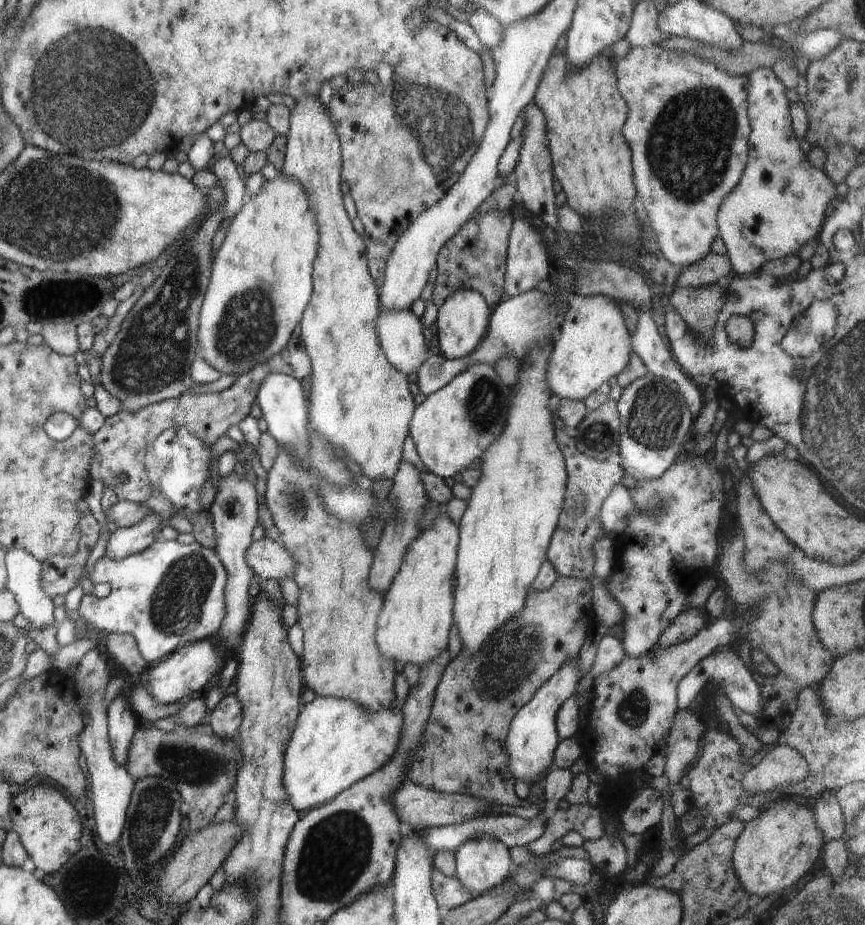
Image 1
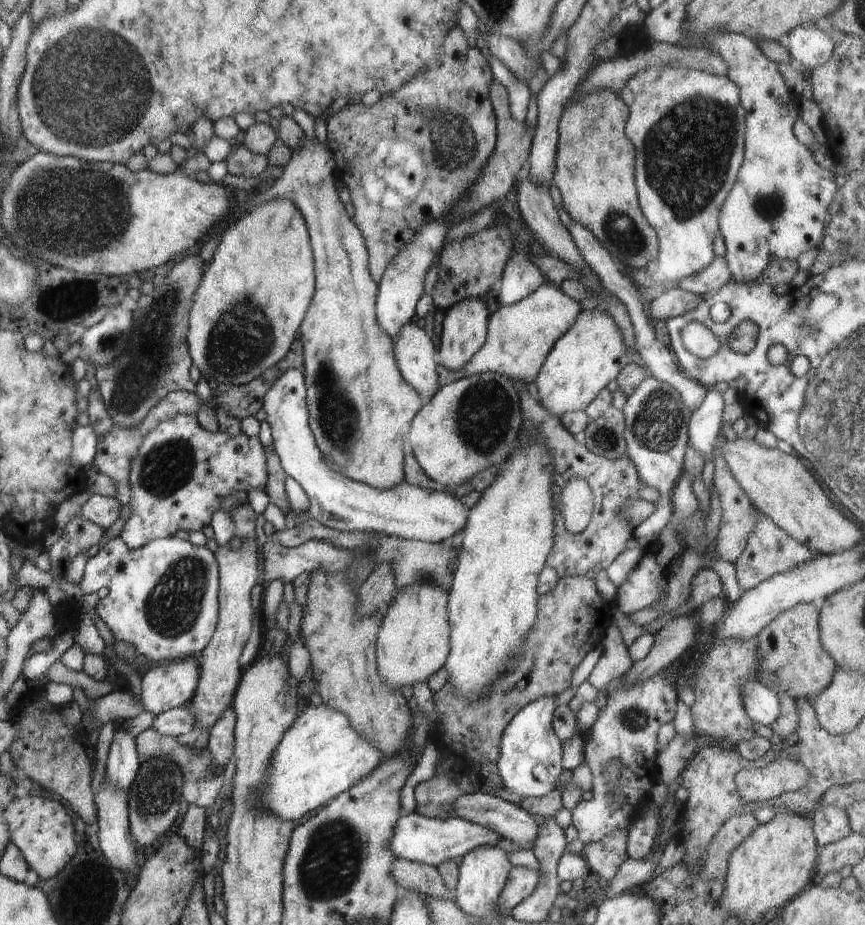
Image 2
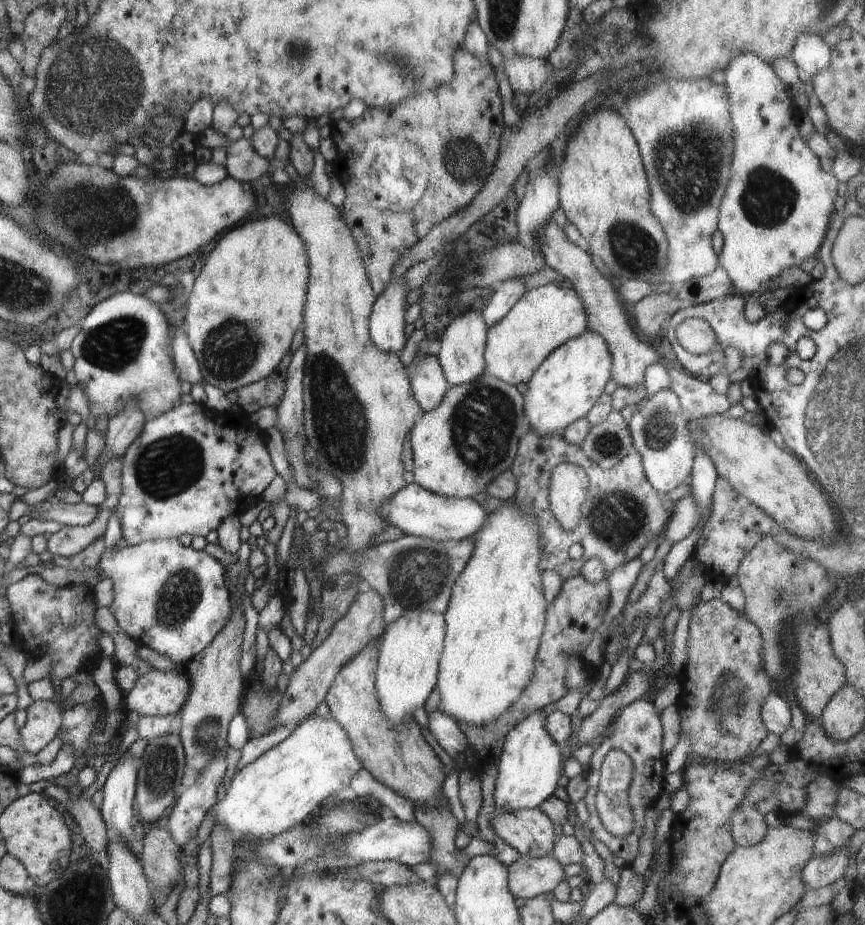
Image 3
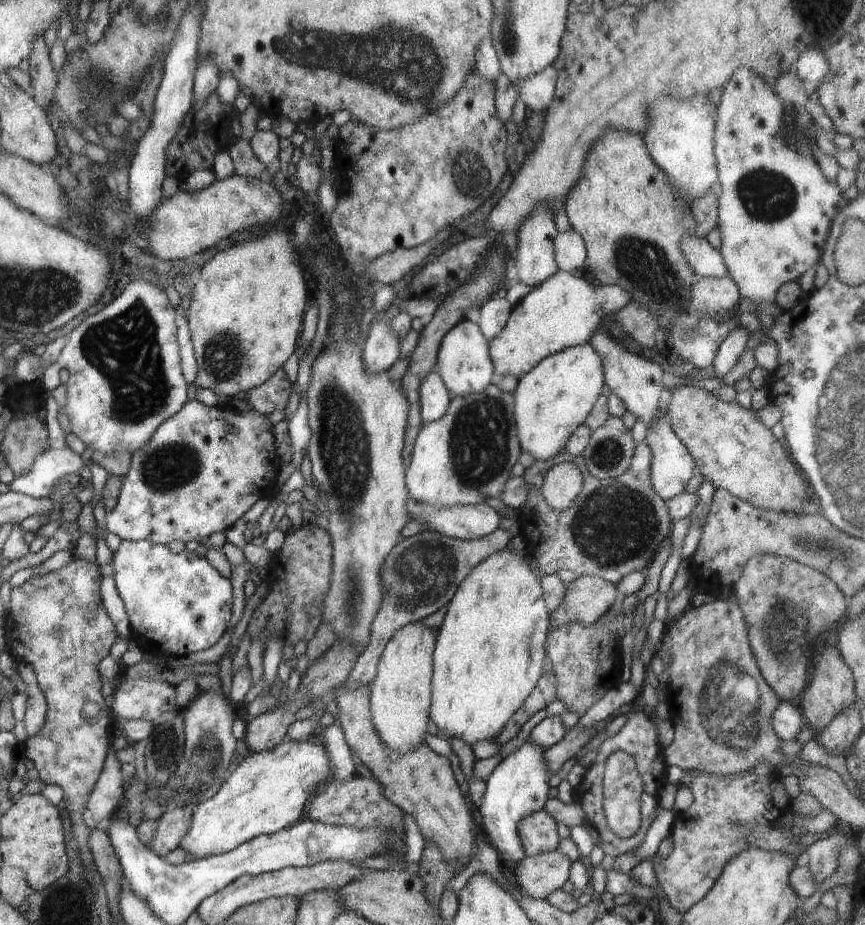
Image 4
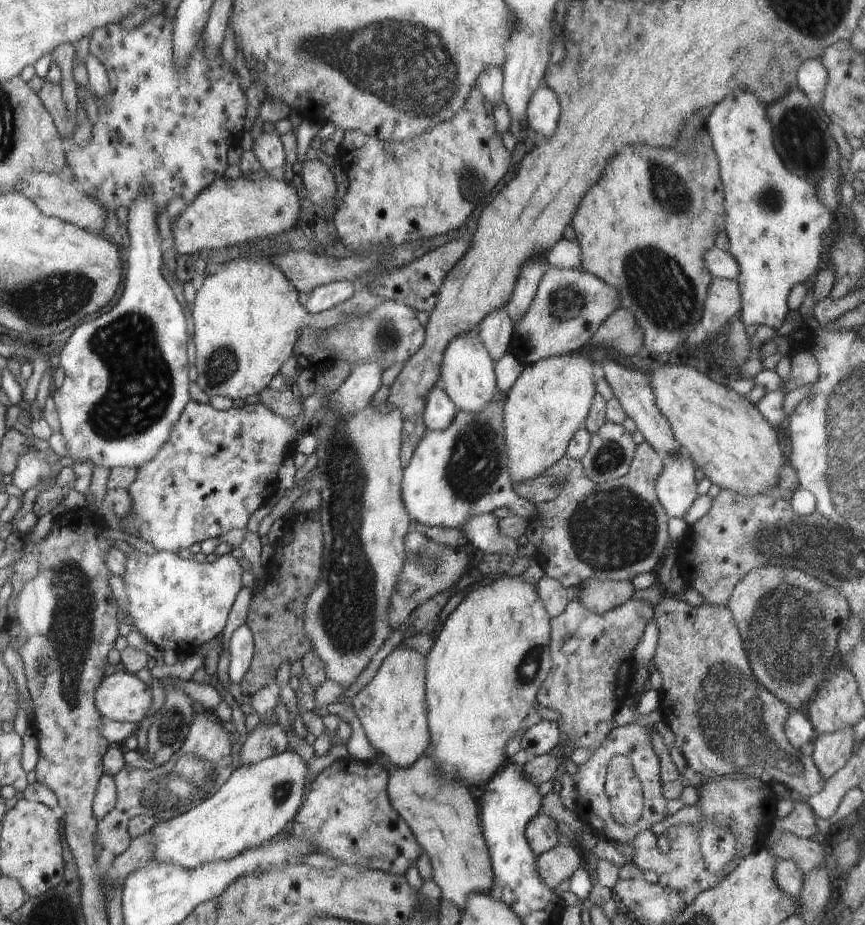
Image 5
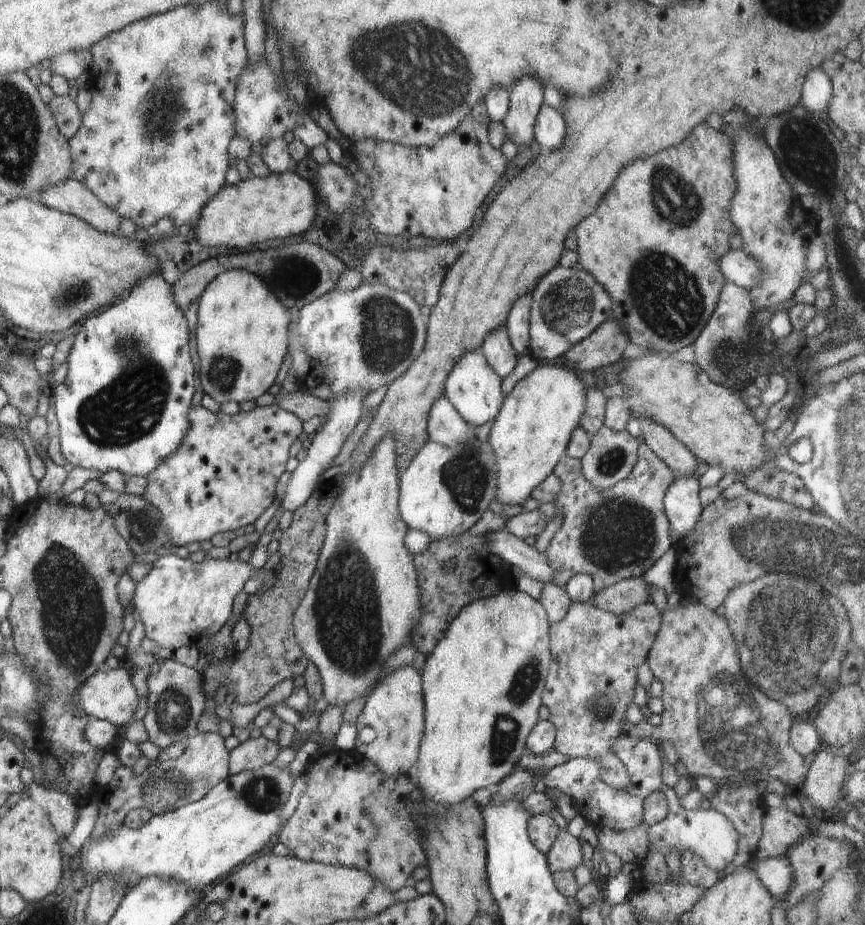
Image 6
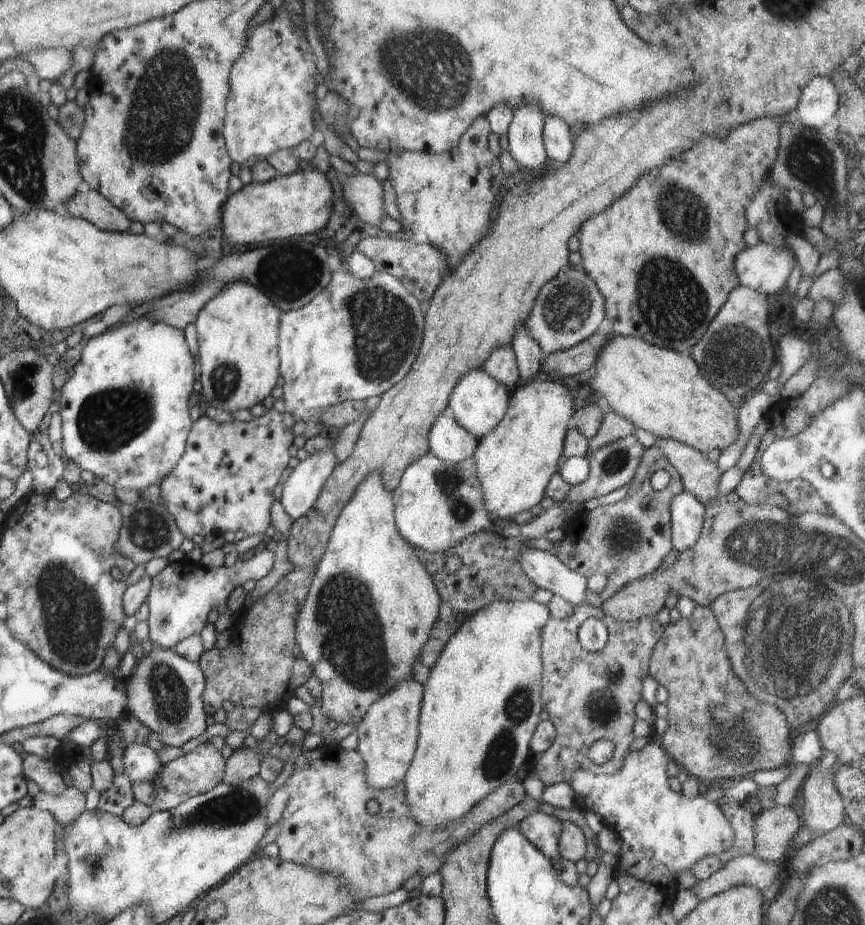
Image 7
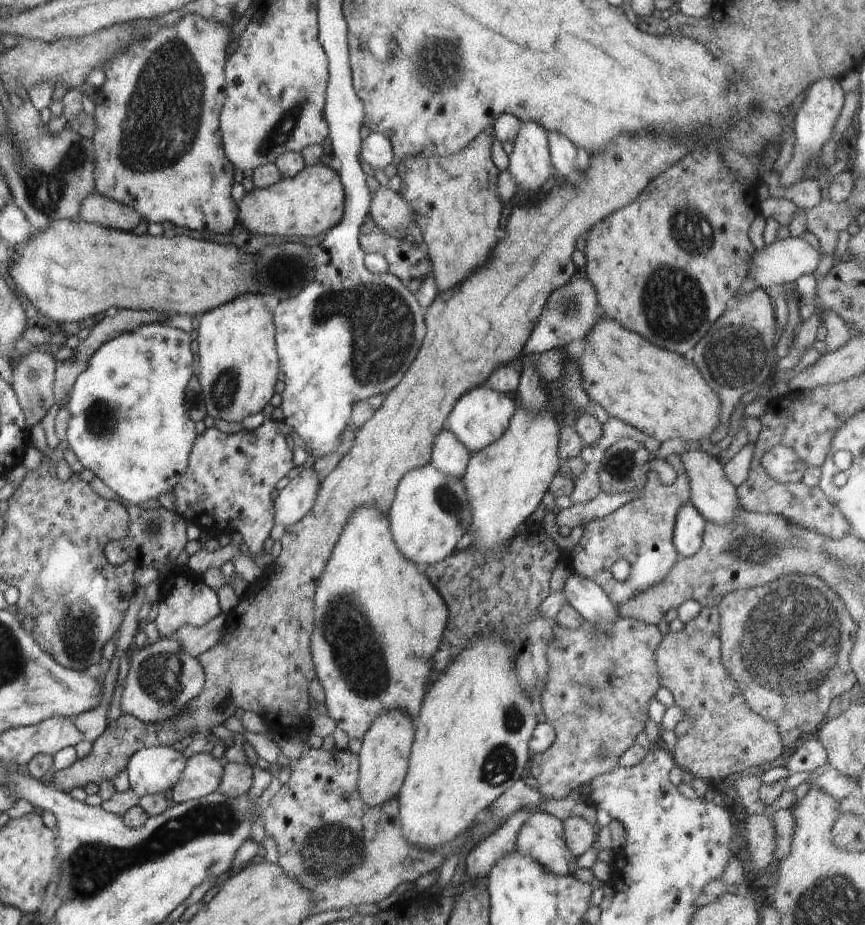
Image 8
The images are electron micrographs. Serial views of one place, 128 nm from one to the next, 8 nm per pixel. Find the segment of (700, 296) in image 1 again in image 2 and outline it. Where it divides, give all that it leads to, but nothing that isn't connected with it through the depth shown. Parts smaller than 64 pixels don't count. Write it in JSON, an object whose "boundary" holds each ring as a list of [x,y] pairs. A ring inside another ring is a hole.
{"boundary":[[[677,285],[663,289],[662,296],[654,298],[647,304],[653,322],[672,319],[692,311],[703,297],[696,297],[694,294],[681,290]]]}

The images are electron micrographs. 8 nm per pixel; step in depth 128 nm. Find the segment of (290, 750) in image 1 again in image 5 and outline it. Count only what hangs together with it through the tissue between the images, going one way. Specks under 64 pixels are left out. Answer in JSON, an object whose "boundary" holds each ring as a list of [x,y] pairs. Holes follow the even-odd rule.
{"boundary":[[[290,749],[256,764],[238,767],[214,796],[181,815],[159,820],[154,825],[151,830],[154,860],[194,870],[212,860],[230,860],[272,840],[287,831],[298,814],[306,794],[304,782],[308,770],[307,762]]]}

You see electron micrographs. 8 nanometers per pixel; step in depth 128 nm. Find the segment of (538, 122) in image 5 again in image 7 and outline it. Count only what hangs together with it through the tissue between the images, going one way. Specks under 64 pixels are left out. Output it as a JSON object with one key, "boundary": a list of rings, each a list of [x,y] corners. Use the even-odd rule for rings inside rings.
{"boundary":[[[545,116],[542,142],[548,158],[555,165],[566,164],[566,160],[570,158],[570,152],[574,150],[570,127],[558,116]]]}

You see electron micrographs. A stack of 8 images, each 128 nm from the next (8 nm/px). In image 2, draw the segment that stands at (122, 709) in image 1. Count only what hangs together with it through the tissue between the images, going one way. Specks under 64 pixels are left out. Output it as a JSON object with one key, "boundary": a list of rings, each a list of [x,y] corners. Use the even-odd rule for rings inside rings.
{"boundary":[[[118,727],[114,732],[105,776],[114,787],[129,793],[138,768],[140,768],[141,760],[137,754],[134,736],[124,727]]]}

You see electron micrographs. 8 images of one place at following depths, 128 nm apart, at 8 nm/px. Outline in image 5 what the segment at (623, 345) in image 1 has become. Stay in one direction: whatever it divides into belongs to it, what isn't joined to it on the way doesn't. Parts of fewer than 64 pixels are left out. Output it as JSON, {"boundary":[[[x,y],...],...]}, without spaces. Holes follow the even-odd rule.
{"boundary":[[[581,351],[523,366],[504,403],[504,444],[512,485],[540,476],[565,456],[570,439],[584,426],[597,393],[595,365],[589,354]]]}

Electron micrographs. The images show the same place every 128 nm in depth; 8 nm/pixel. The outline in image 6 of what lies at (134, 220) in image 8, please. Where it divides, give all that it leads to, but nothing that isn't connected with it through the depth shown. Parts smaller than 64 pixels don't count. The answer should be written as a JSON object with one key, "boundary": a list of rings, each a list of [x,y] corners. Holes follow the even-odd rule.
{"boundary":[[[74,178],[47,187],[38,200],[48,208],[81,217],[98,232],[114,234],[120,229],[121,216],[109,205],[102,204],[86,185]]]}

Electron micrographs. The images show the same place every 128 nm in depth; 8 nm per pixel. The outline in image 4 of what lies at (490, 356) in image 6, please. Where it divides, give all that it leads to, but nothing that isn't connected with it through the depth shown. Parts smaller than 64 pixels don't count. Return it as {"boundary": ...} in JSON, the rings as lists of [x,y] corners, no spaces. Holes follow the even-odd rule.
{"boundary":[[[495,293],[481,306],[477,324],[488,341],[494,340],[502,332],[512,308],[504,293]]]}

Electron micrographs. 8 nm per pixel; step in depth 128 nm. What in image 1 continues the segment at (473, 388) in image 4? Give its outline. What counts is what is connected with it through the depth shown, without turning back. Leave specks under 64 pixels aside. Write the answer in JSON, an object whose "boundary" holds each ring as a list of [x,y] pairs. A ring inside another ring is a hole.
{"boundary":[[[459,289],[439,307],[437,320],[440,351],[446,359],[456,360],[472,355],[484,340],[488,330],[492,310],[476,289]]]}

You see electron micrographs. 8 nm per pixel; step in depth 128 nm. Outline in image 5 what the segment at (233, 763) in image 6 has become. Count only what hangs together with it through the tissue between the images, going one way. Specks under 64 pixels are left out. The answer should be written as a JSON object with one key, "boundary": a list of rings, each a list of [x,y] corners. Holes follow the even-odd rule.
{"boundary":[[[267,722],[262,726],[258,725],[250,734],[247,734],[238,758],[241,766],[248,766],[282,754],[287,749],[289,746],[286,732],[279,723]]]}

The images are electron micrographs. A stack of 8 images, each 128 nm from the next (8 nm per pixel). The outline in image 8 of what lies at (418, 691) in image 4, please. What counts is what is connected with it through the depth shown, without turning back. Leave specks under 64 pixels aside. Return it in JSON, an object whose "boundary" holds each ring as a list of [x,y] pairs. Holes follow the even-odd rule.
{"boundary":[[[390,710],[378,716],[361,740],[359,752],[358,790],[362,802],[368,806],[378,806],[392,800],[399,794],[407,774],[410,751],[414,744],[416,720],[404,710]]]}

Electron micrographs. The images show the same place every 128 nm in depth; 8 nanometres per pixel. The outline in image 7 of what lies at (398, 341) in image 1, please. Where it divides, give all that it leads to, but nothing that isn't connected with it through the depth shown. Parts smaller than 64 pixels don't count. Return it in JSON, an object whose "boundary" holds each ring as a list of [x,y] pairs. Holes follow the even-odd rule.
{"boundary":[[[449,406],[442,410],[429,432],[430,451],[442,462],[464,462],[473,456],[478,448],[478,438],[466,432],[456,419]]]}

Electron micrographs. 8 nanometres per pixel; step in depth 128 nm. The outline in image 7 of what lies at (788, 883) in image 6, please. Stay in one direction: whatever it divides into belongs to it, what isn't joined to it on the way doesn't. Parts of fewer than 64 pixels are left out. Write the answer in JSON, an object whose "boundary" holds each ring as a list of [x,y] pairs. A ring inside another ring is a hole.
{"boundary":[[[755,855],[738,856],[724,864],[712,876],[696,882],[690,892],[703,901],[740,884],[754,886],[762,891],[779,881],[779,872],[780,869],[774,863],[761,861]]]}

